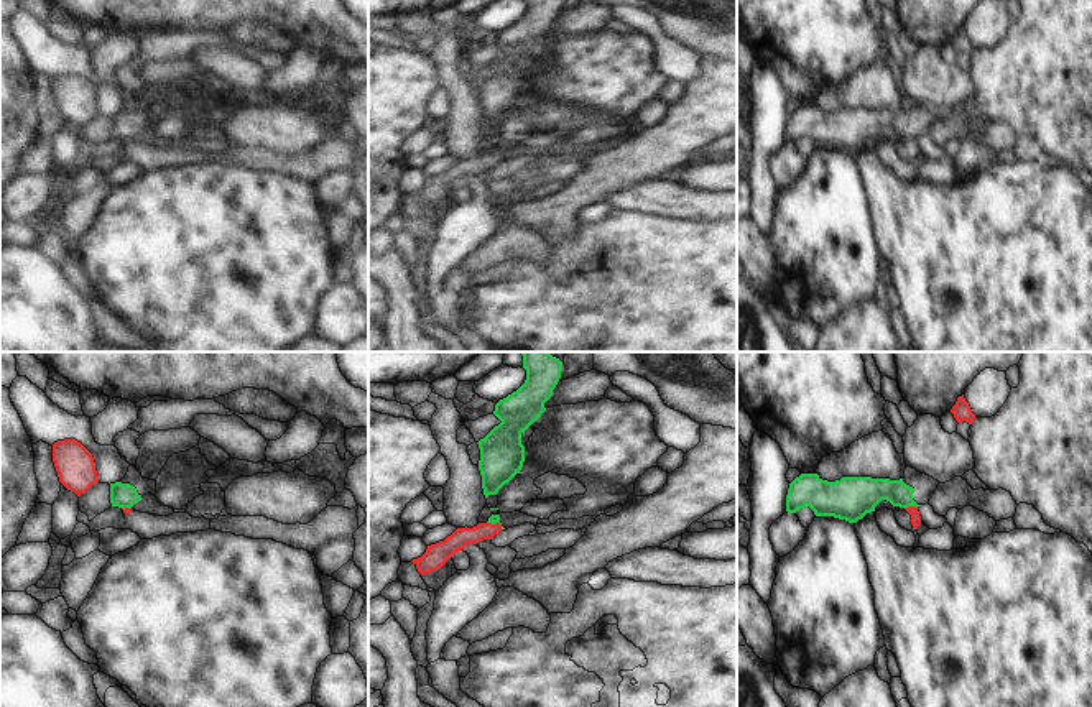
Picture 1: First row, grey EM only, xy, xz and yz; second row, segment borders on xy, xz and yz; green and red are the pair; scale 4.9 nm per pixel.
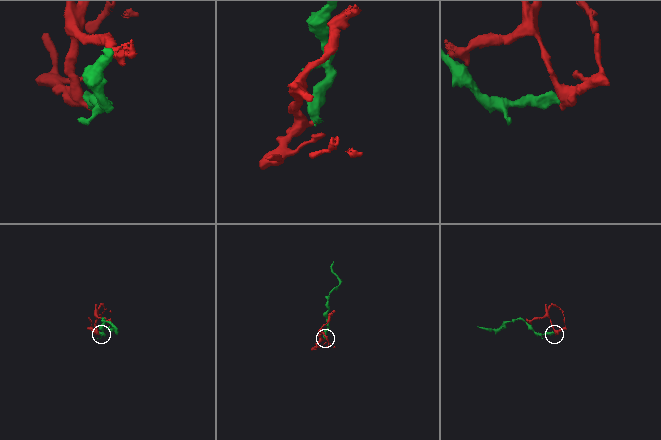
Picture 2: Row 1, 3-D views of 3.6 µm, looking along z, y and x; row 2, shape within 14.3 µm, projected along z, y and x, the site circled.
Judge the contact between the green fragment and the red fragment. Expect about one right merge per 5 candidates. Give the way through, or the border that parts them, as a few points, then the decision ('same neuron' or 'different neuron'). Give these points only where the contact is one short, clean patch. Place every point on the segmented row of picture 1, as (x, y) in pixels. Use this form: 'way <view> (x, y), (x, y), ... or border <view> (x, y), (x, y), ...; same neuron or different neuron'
border yz (916, 505), (905, 508); different neuron

